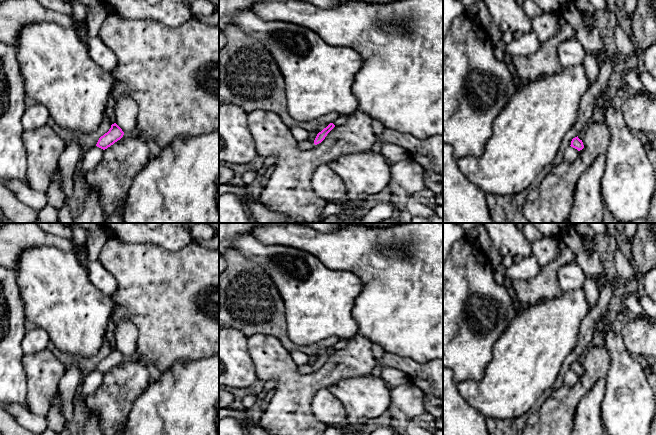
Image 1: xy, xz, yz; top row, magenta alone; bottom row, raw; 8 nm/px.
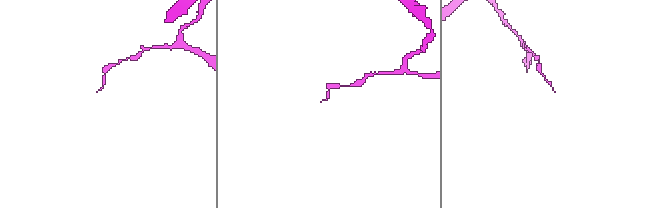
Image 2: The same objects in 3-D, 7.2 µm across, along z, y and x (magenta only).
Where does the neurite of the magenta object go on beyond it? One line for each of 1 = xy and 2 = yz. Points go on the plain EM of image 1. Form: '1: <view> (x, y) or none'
1: none
2: none

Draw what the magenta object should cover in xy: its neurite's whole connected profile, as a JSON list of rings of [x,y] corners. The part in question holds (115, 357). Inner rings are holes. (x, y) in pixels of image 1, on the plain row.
[[[114,347],[111,349],[109,355],[99,362],[96,370],[105,374],[115,366],[120,364],[123,359],[124,356],[122,355],[122,353],[116,347]]]

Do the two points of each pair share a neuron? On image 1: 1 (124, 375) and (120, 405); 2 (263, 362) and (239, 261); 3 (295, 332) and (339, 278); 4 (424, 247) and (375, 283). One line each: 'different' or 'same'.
1: same
2: different
3: same
4: same

